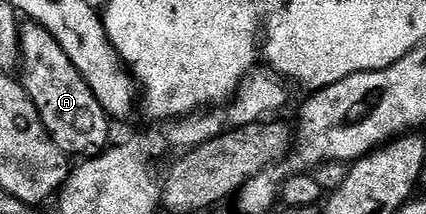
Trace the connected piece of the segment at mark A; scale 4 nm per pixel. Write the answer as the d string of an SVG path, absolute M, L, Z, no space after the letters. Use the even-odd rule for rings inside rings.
M21 23L18 76L50 138L54 138L65 154L72 158L91 158L109 147L113 121L105 114L98 98L94 98L94 90L86 86L86 78L78 74L74 62L66 56L66 50L58 46L54 34L50 34L50 30L41 24Z

